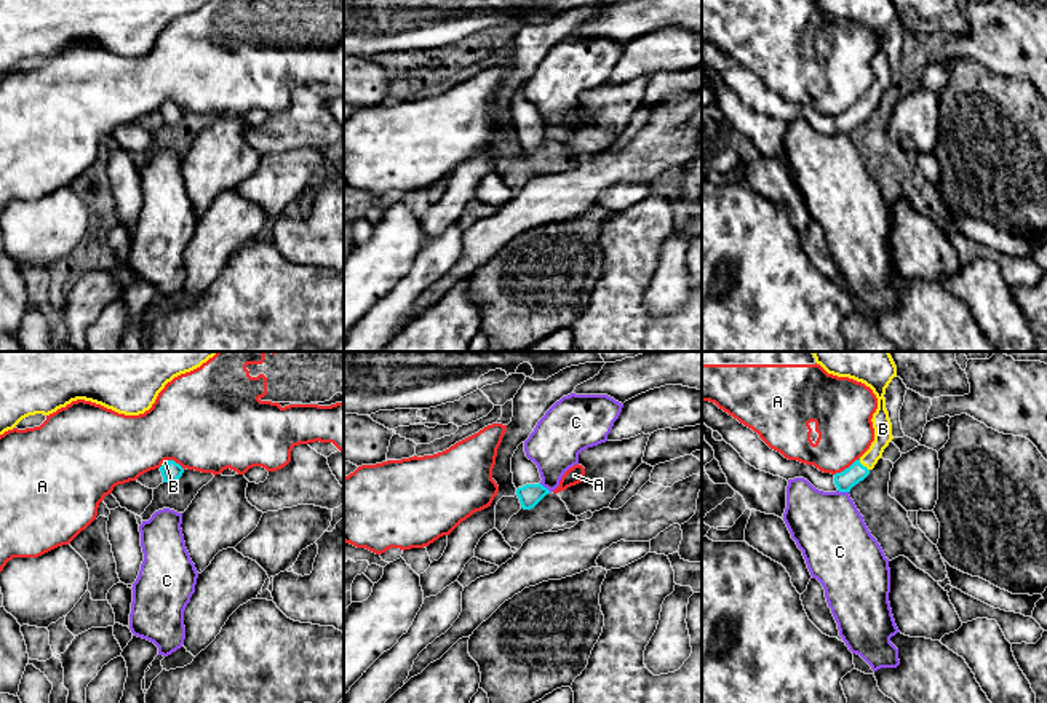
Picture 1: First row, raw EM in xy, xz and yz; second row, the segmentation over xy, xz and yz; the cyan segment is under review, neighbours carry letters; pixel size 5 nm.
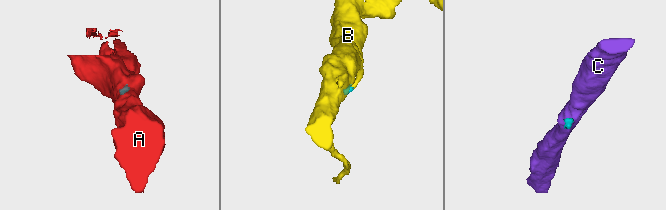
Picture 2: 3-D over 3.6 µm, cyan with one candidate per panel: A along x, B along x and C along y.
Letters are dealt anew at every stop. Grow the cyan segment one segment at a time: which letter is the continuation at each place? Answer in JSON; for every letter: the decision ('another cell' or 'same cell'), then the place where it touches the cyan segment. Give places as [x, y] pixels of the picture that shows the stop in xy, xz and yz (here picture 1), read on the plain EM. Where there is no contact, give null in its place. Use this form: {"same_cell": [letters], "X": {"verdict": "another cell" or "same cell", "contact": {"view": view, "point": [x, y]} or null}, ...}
{"same_cell": ["B"], "A": {"verdict": "another cell", "contact": {"view": "yz", "point": [846, 111]}}, "B": {"verdict": "same cell", "contact": {"view": "yz", "point": [862, 107]}}, "C": {"verdict": "another cell", "contact": {"view": "xz", "point": [545, 130]}}}

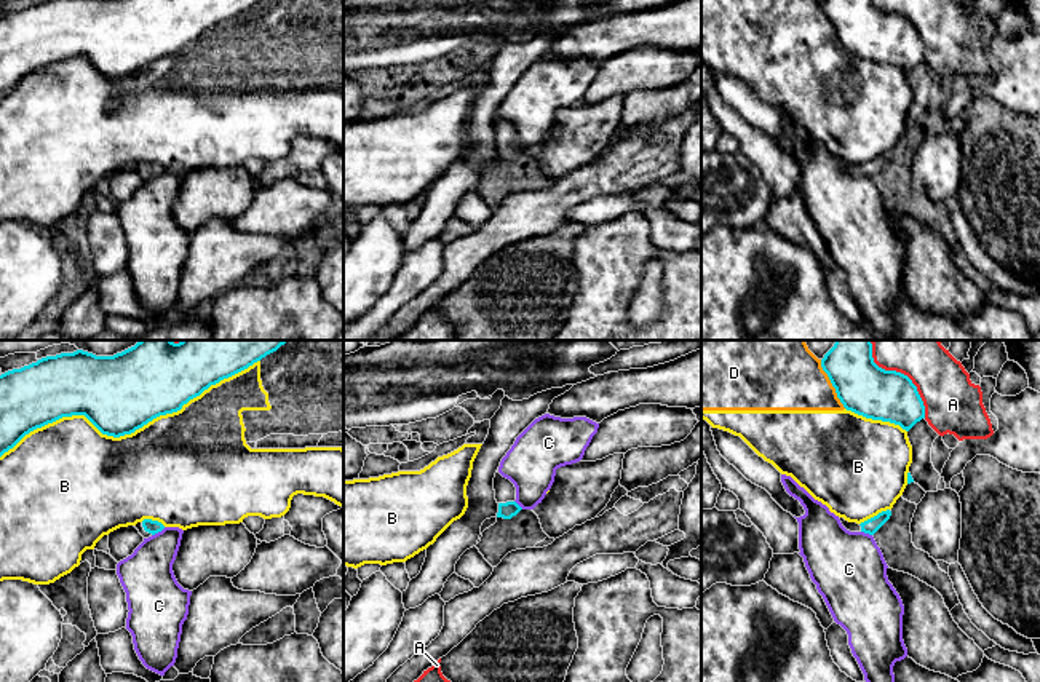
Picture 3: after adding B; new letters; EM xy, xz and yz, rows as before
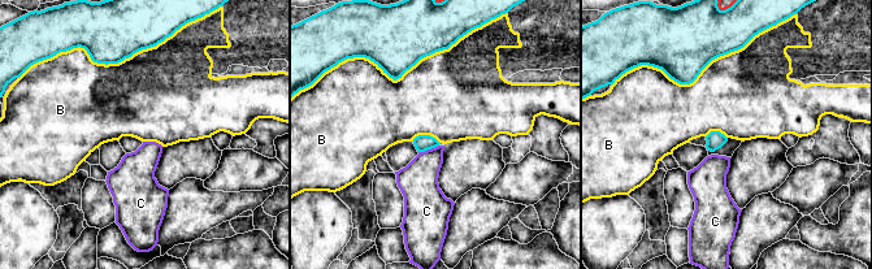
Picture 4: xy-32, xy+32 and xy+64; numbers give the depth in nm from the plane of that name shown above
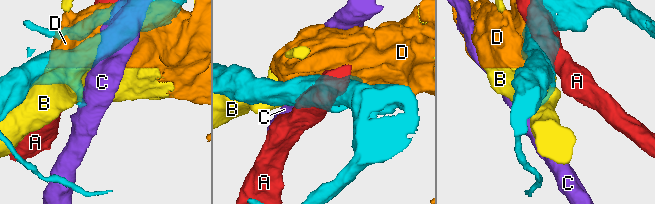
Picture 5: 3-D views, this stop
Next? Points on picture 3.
{"same_cell": [], "A": {"verdict": "another cell", "contact": {"view": "yz", "point": [909, 21]}}, "B": {"verdict": "another cell", "contact": {"view": "xy", "point": [130, 75]}}, "C": {"verdict": "another cell", "contact": {"view": "xy", "point": [158, 173]}}, "D": {"verdict": "another cell", "contact": {"view": "yz", "point": [831, 24]}}}

